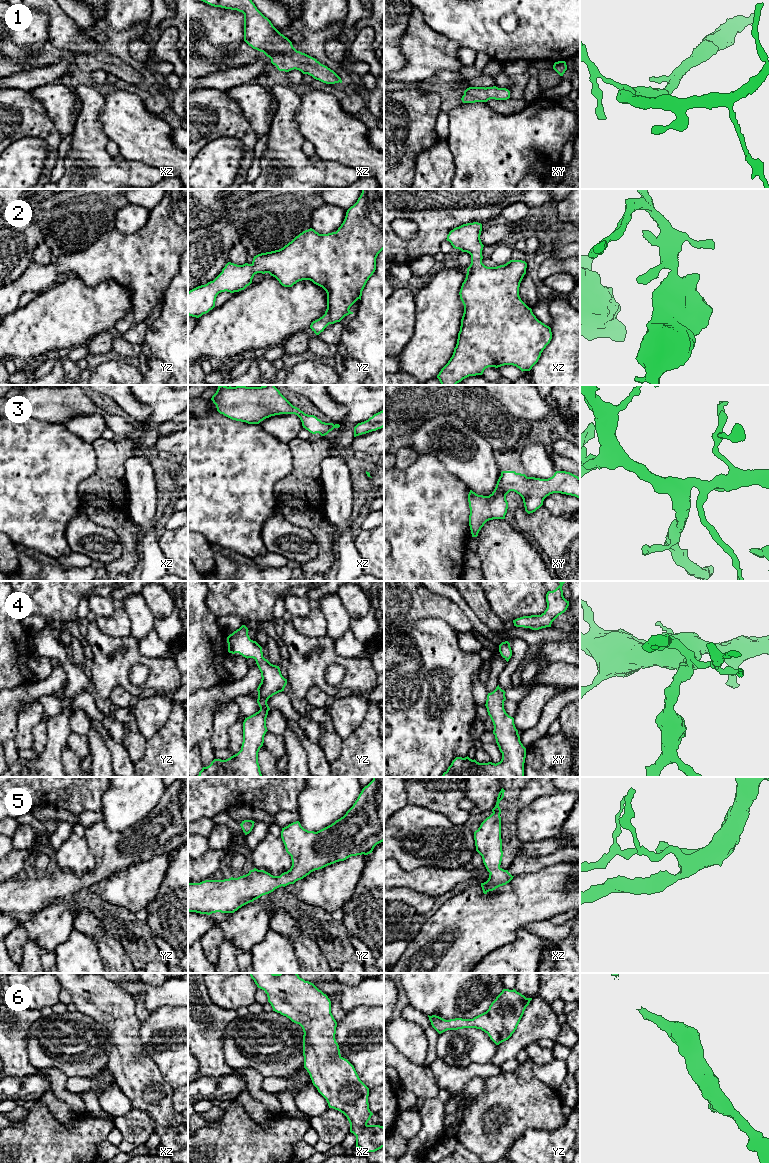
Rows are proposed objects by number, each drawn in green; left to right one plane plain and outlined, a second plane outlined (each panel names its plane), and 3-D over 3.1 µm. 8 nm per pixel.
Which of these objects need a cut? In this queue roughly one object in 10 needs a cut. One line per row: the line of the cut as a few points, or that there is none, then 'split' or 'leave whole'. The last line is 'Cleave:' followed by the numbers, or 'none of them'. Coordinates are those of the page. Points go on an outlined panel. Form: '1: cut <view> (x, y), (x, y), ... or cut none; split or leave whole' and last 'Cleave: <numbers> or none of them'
1: cut none; leave whole
2: cut none; leave whole
3: cut none; leave whole
4: cut none; leave whole
5: cut none; leave whole
6: cut none; leave whole
Cleave: none of them

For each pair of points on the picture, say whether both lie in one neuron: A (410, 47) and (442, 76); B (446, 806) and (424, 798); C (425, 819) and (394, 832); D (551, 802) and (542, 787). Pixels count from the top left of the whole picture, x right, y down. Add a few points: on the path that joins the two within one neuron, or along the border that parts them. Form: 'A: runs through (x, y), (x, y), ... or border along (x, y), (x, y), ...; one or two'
A: border along (459, 71), (439, 70), (433, 76); two
B: runs through (441, 801), (436, 796), (429, 796); one
C: runs through (417, 827), (412, 832), (402, 832); one
D: border along (558, 790), (552, 794), (543, 794), (526, 806); two

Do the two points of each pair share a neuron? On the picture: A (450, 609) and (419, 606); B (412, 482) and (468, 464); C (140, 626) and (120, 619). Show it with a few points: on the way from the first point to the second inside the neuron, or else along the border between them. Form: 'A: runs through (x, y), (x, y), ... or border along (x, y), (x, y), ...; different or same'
A: runs through (442, 607), (427, 606); same
B: border along (432, 453), (466, 485); different
C: border along (123, 609), (130, 621), (130, 635); different

